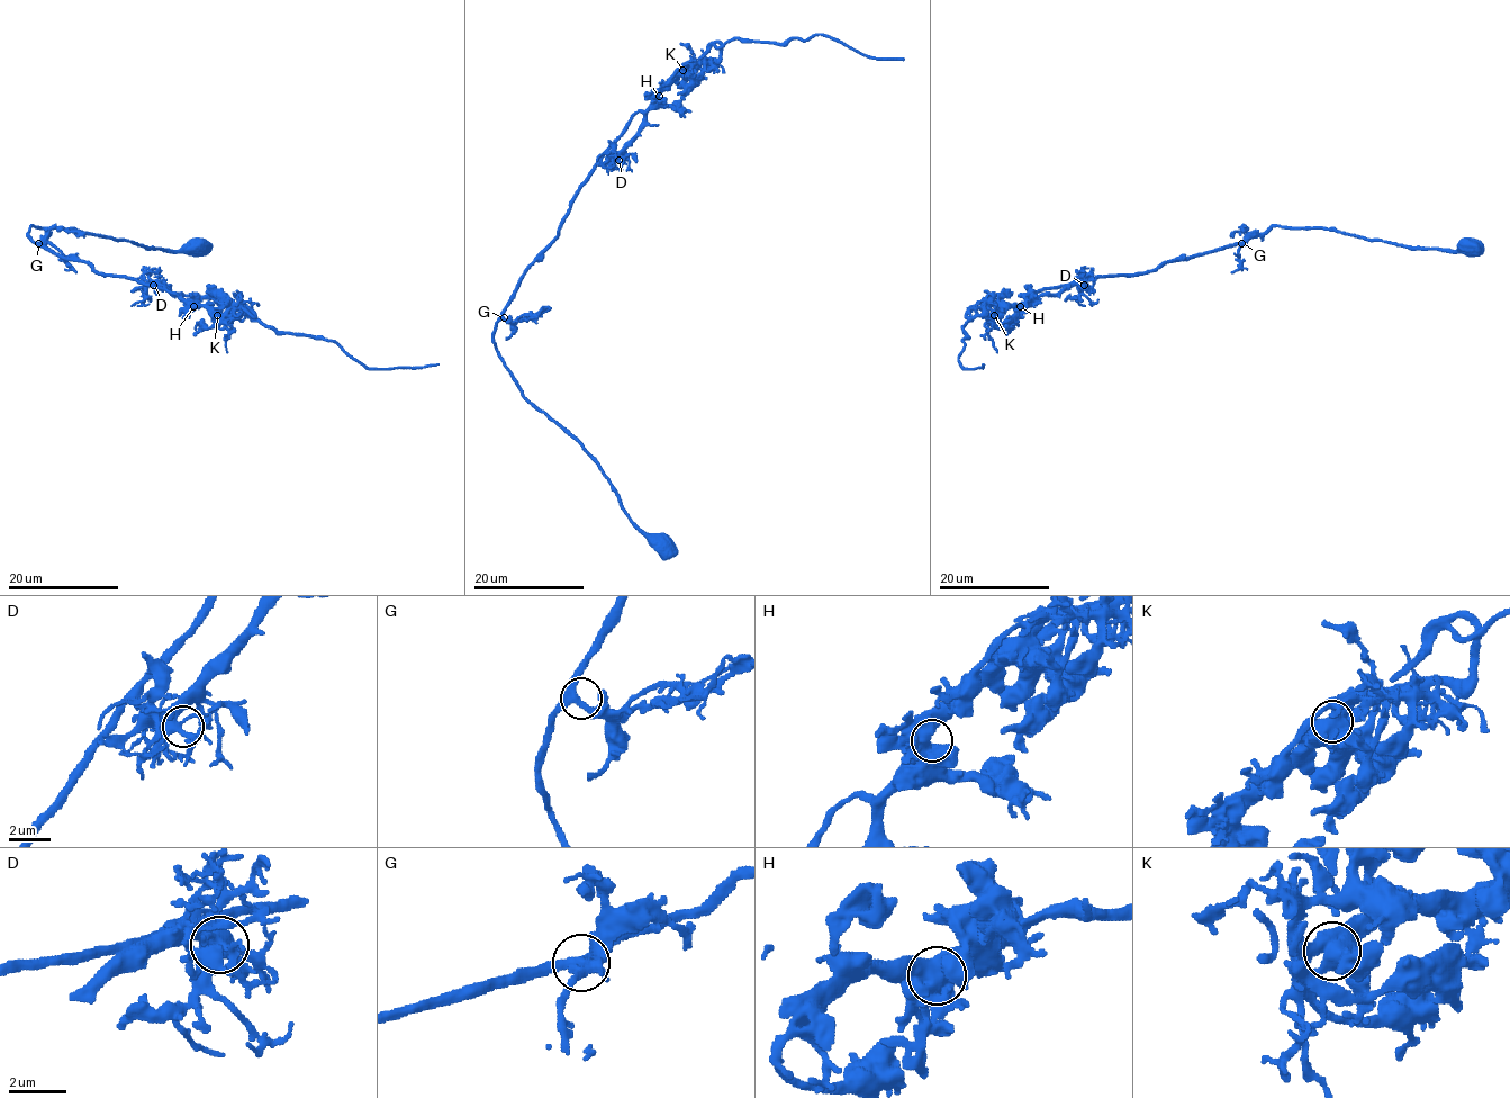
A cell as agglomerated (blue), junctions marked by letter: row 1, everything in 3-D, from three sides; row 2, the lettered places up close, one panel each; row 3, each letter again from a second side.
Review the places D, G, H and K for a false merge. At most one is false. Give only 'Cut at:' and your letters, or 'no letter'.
Cut at: no letter

